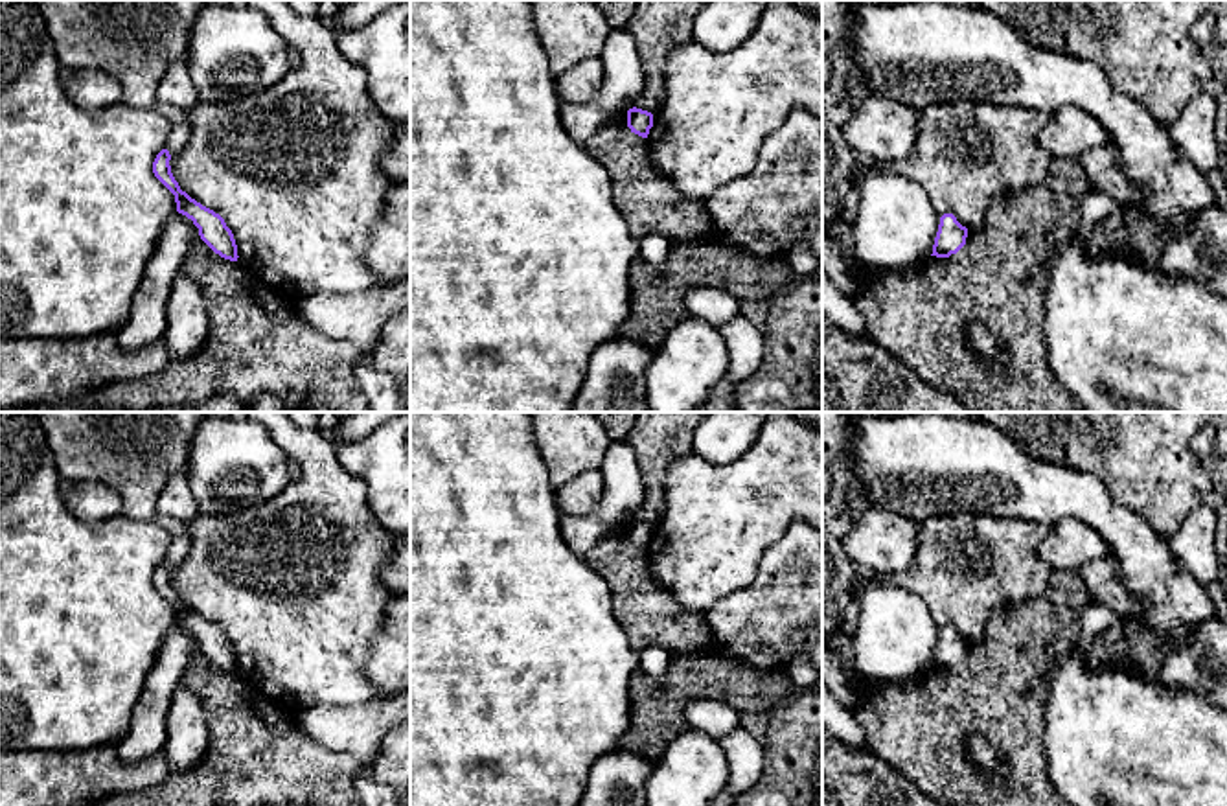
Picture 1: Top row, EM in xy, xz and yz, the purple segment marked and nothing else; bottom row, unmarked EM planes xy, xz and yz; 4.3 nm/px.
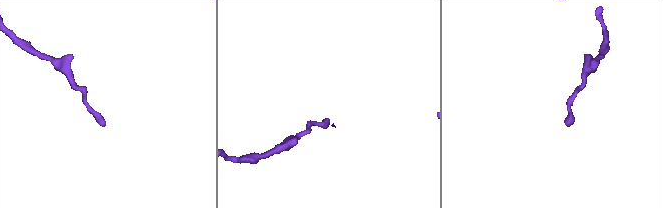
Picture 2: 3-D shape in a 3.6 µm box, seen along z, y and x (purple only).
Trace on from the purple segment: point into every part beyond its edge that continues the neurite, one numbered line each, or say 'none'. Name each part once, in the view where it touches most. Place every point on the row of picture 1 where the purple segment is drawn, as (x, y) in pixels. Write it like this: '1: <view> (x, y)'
none

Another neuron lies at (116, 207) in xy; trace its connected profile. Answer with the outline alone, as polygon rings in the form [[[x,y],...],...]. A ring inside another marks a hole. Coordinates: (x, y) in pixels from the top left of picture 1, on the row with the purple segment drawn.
[[[0,0],[0,339],[85,339],[120,331],[129,320],[132,296],[162,230],[177,213],[175,195],[153,173],[153,162],[169,138],[169,120],[155,109],[136,109],[123,101],[85,110],[68,99],[59,81],[59,68],[39,2]]]

